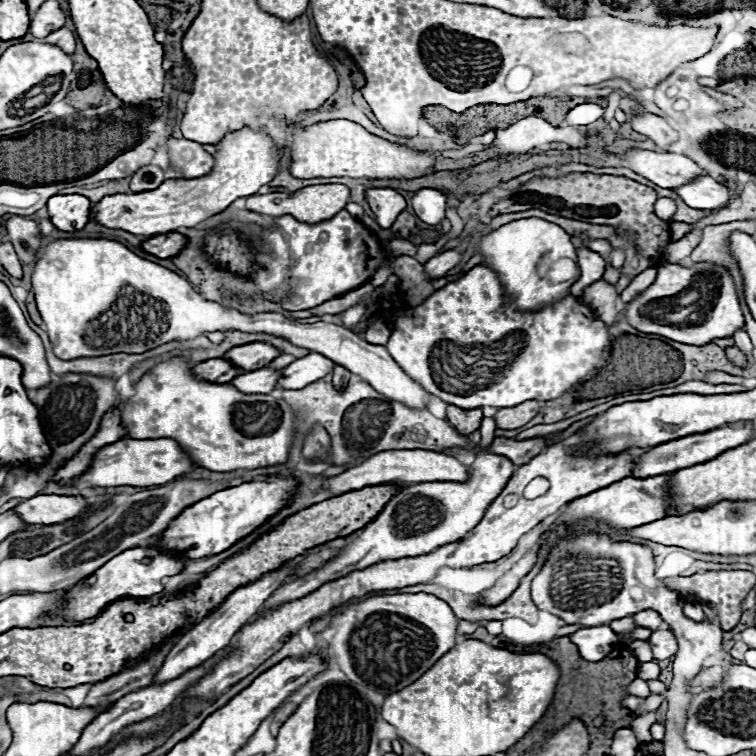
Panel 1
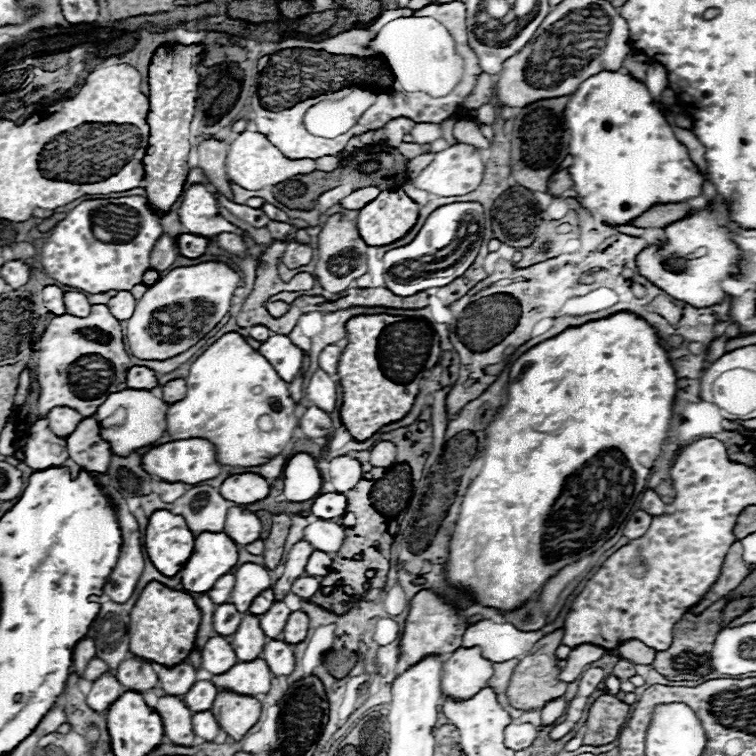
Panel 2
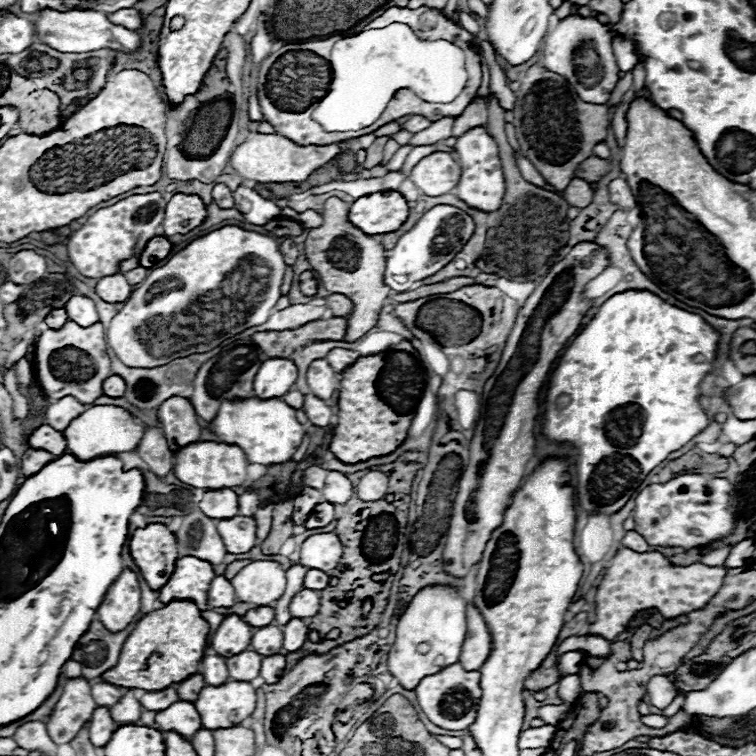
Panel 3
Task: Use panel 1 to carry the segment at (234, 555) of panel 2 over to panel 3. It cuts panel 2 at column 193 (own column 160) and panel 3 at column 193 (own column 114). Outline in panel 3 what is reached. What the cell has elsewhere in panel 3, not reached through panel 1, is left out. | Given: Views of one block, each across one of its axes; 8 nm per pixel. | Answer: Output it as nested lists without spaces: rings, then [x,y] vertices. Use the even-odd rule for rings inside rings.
[[[196,556],[178,558],[170,580],[158,590],[160,600],[164,604],[172,600],[192,600],[200,610],[208,610],[208,588],[214,576],[210,562],[198,560]]]

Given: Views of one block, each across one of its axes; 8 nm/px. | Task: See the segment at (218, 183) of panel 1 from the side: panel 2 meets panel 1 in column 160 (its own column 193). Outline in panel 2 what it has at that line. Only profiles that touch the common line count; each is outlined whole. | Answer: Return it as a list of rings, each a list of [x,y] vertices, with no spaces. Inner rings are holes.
[[[192,184],[184,192],[184,200],[180,206],[180,222],[190,234],[198,236],[216,236],[220,232],[236,232],[238,228],[226,222],[218,212],[216,196],[204,184]]]

